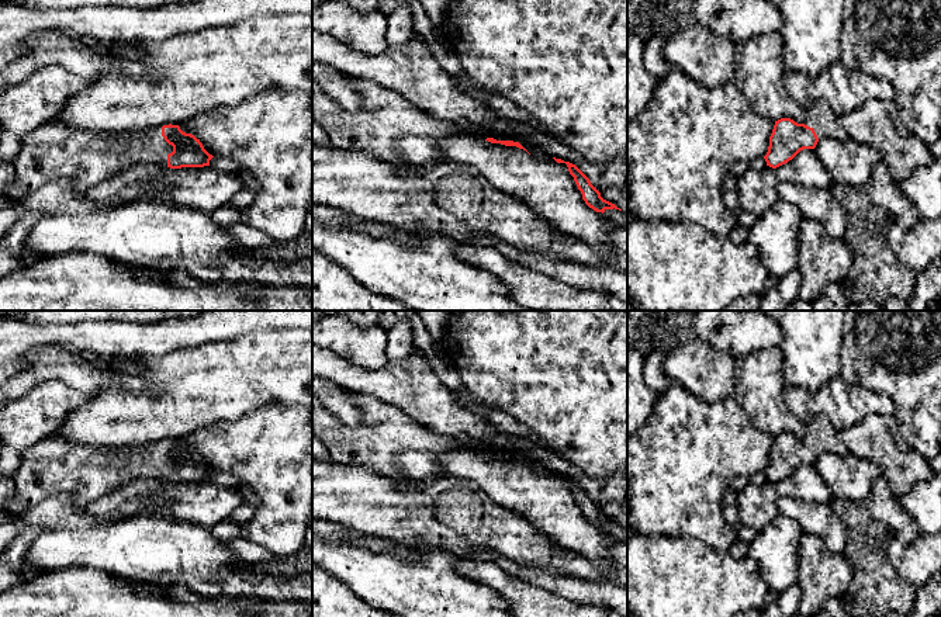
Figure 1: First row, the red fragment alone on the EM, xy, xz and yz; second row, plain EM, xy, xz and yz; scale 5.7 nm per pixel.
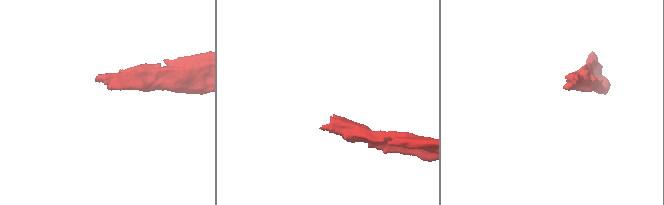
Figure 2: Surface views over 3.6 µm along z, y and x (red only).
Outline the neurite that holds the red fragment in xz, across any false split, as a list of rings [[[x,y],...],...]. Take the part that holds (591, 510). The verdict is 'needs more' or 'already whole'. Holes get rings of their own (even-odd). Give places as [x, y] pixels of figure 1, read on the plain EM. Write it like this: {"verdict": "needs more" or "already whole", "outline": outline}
{"verdict": "already whole", "outline": [[[553,472],[557,478],[565,478],[570,489],[574,492],[574,496],[578,505],[582,509],[585,519],[596,527],[605,527],[606,524],[619,524],[615,519],[603,514],[601,507],[591,499],[589,493],[572,478],[564,476],[561,474]]]}

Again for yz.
{"verdict": "needs more", "outline": [[[819,415],[809,423],[803,439],[798,439],[790,433],[775,436],[768,467],[764,471],[767,481],[776,483],[792,475],[800,465],[814,464],[823,453],[848,454],[838,430],[826,415]]]}

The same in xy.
{"verdict": "needs more", "outline": [[[55,434],[23,453],[13,476],[15,493],[4,509],[21,514],[60,493],[86,506],[138,478],[170,483],[204,482],[210,481],[212,472],[200,454],[183,447],[179,440],[128,448],[94,448]]]}

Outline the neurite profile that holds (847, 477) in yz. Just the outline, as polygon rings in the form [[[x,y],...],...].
[[[819,454],[814,467],[827,485],[833,499],[865,500],[873,483],[881,478],[876,464],[854,454]]]

